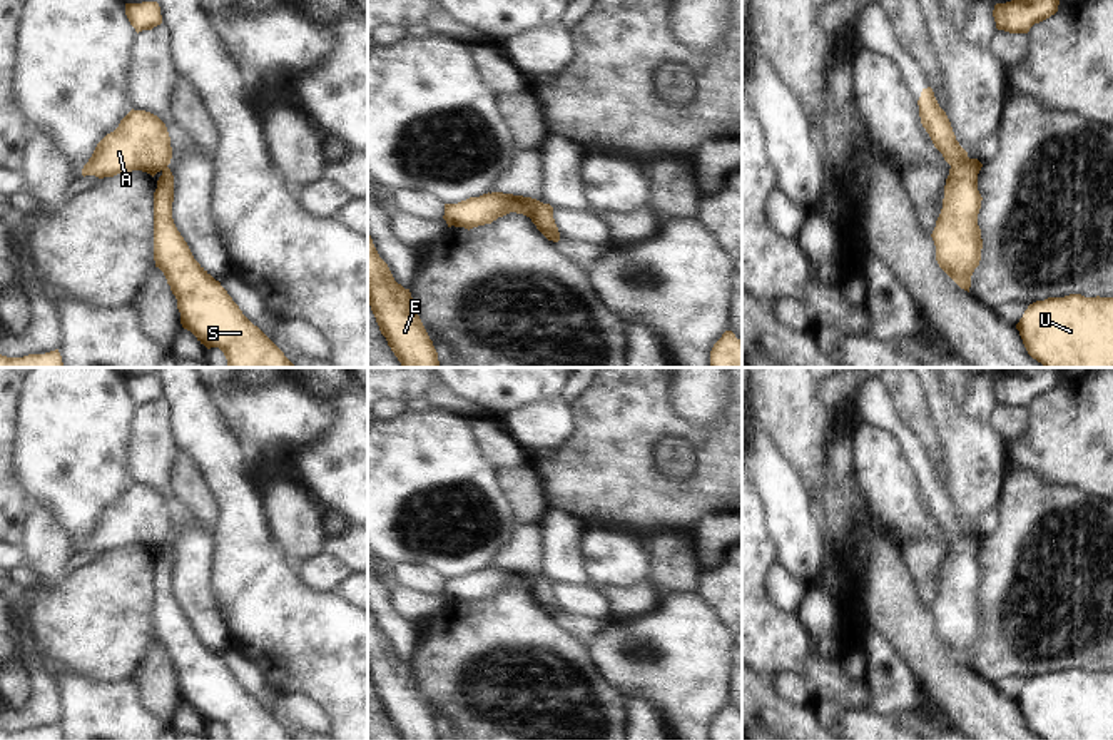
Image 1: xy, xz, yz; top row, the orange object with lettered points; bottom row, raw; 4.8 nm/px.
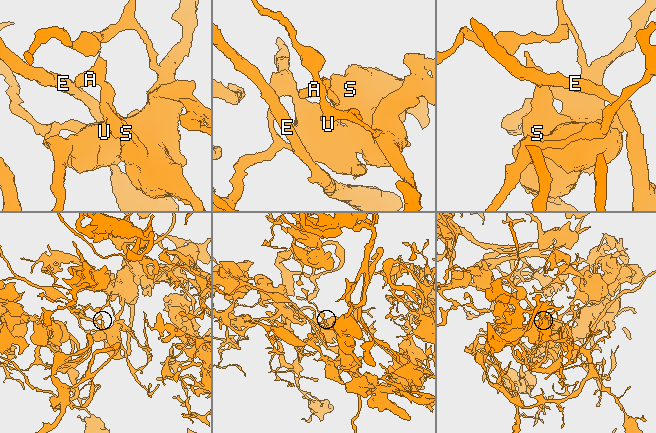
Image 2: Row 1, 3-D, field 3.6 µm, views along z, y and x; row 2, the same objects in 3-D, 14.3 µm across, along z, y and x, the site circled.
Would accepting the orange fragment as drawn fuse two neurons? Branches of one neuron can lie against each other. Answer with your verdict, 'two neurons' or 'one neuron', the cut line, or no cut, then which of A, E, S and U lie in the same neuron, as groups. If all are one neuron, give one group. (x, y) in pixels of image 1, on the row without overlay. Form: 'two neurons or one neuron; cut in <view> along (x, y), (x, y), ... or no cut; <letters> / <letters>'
two neurons; cut in yz along (968, 532), (951, 542); A / E S U

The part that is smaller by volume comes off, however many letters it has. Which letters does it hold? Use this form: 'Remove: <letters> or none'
Remove: A

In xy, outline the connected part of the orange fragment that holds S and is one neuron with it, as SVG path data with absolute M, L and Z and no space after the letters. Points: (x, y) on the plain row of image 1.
M165 541L154 566L154 635L177 673L182 702L207 723L219 722L227 740L294 740L194 633L174 598L172 576L174 550Z

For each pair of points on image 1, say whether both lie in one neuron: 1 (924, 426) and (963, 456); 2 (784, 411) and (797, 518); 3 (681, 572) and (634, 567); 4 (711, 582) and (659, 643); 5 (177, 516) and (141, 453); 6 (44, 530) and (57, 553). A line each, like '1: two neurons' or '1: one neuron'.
1: two neurons
2: two neurons
3: two neurons
4: two neurons
5: one neuron
6: one neuron

